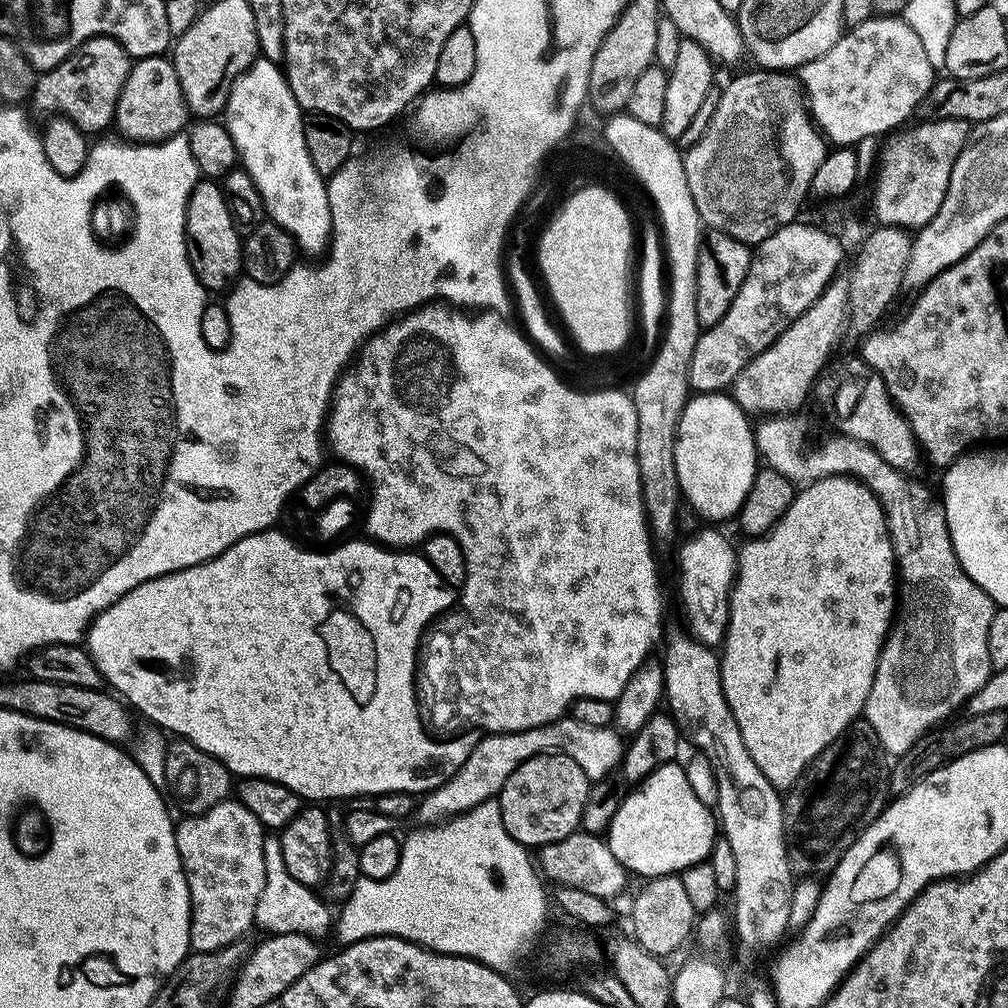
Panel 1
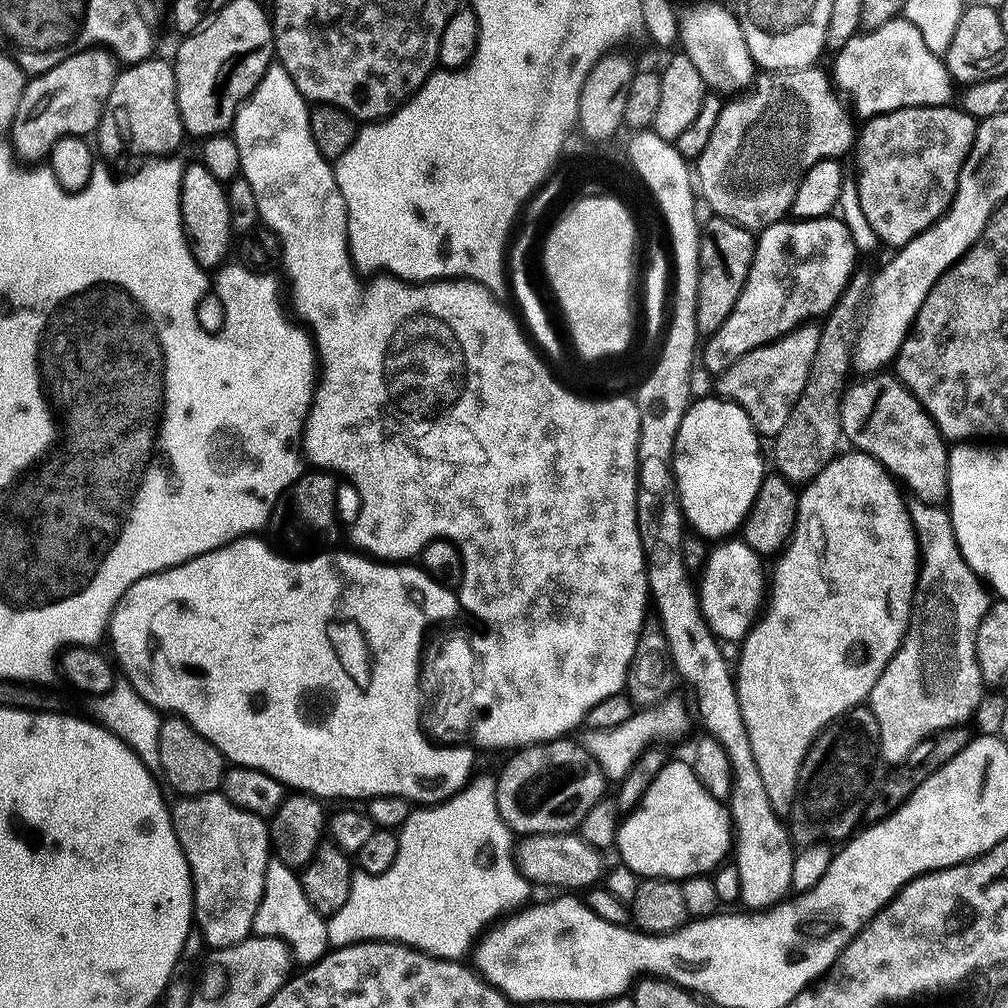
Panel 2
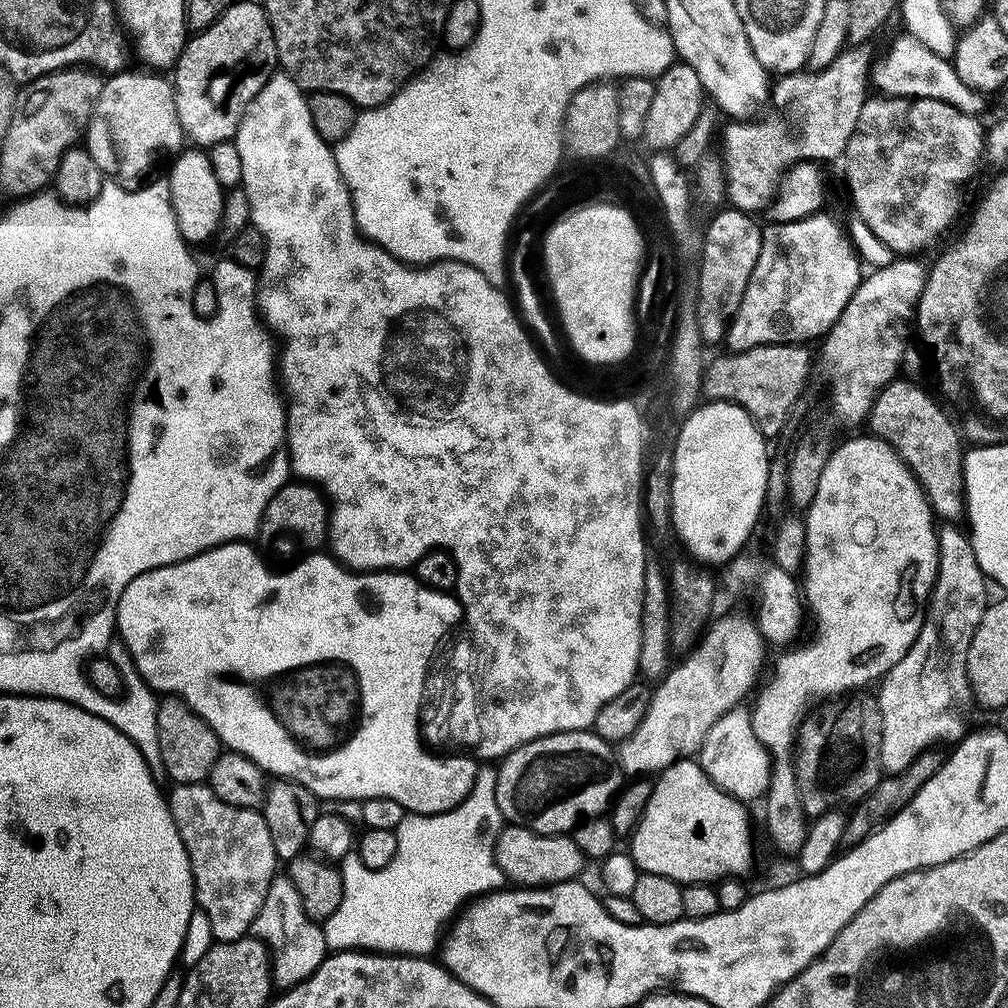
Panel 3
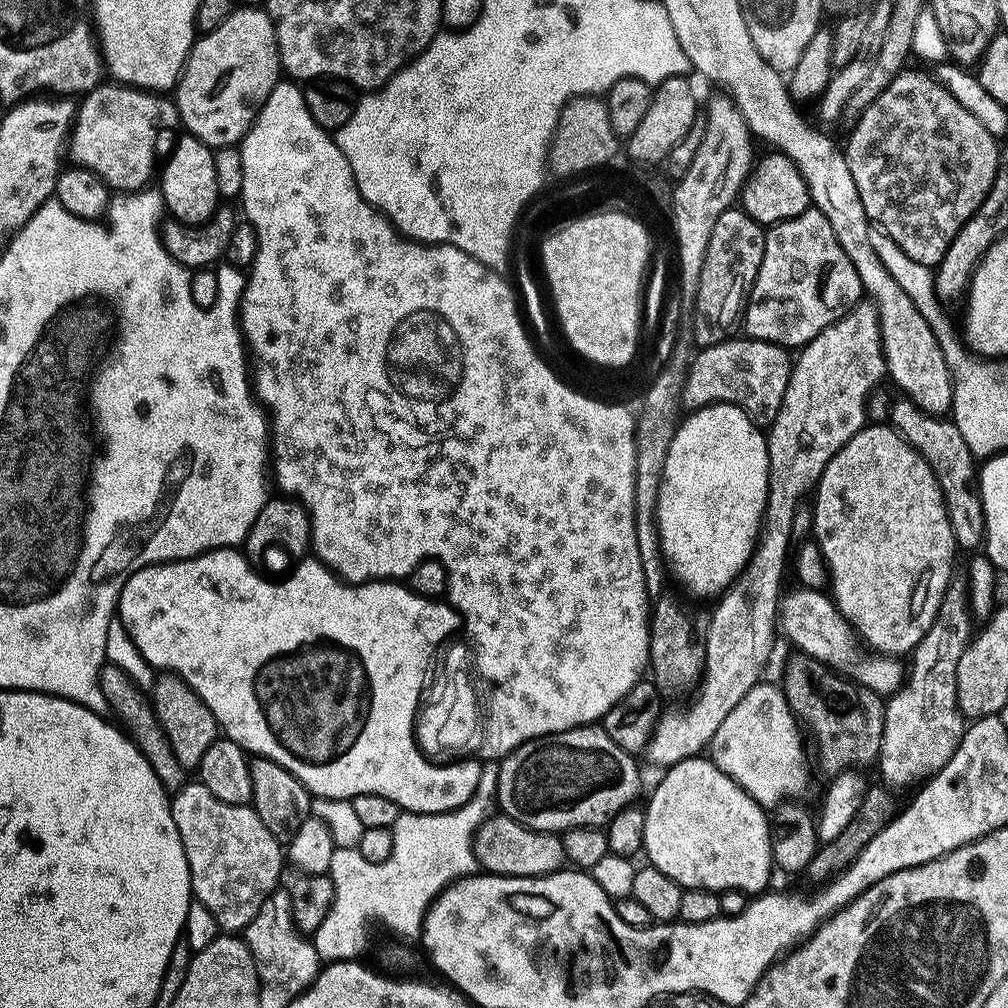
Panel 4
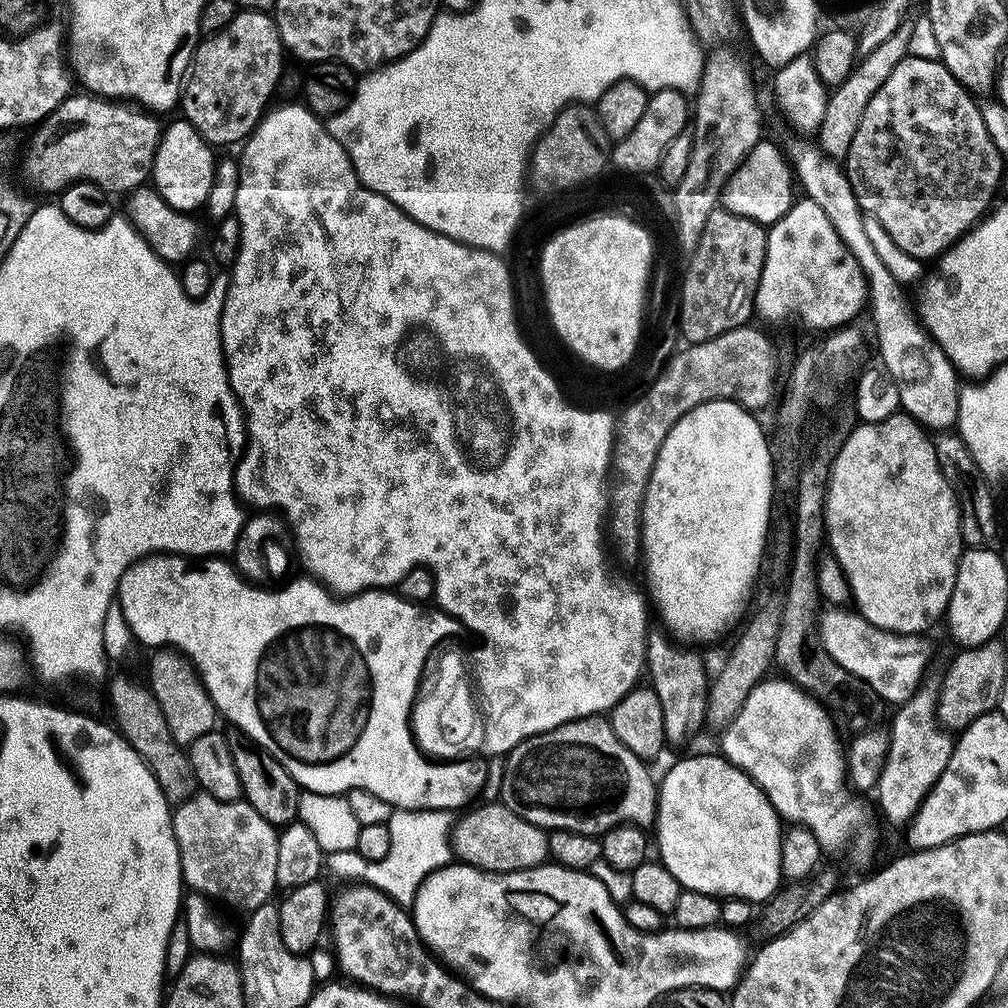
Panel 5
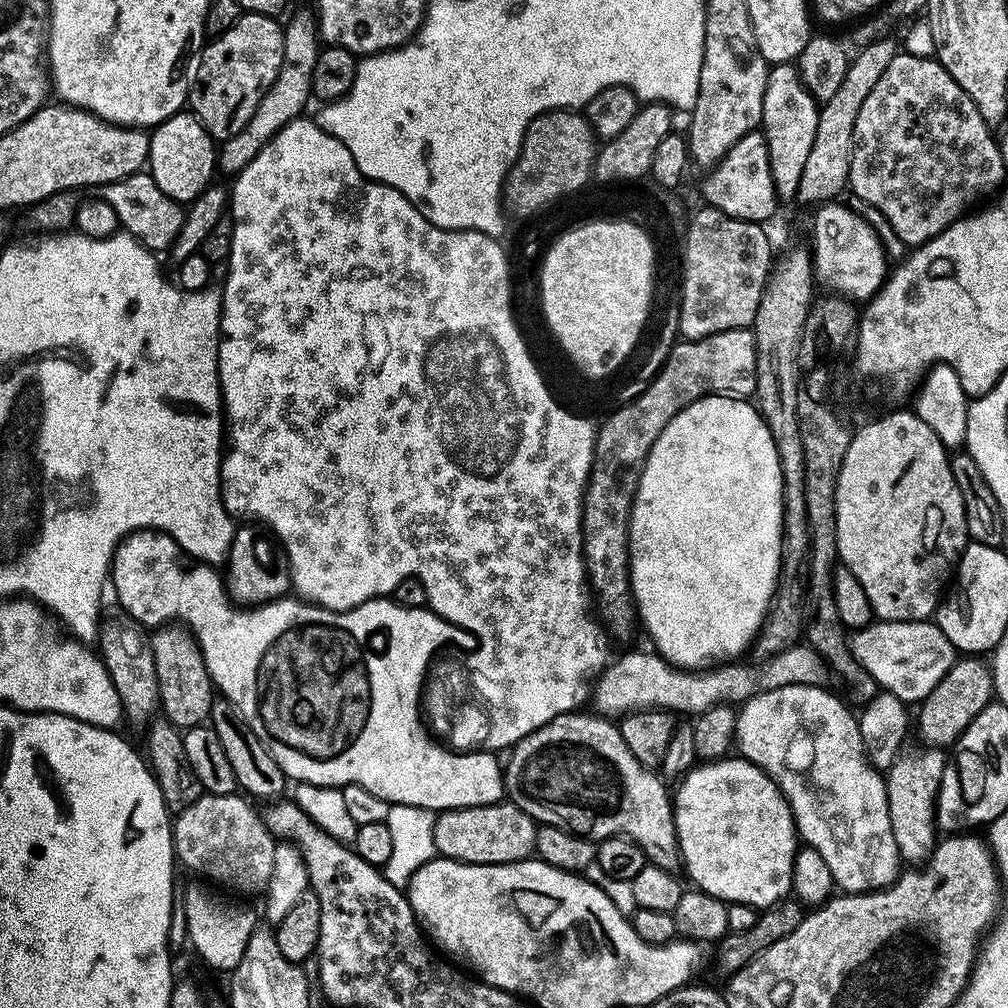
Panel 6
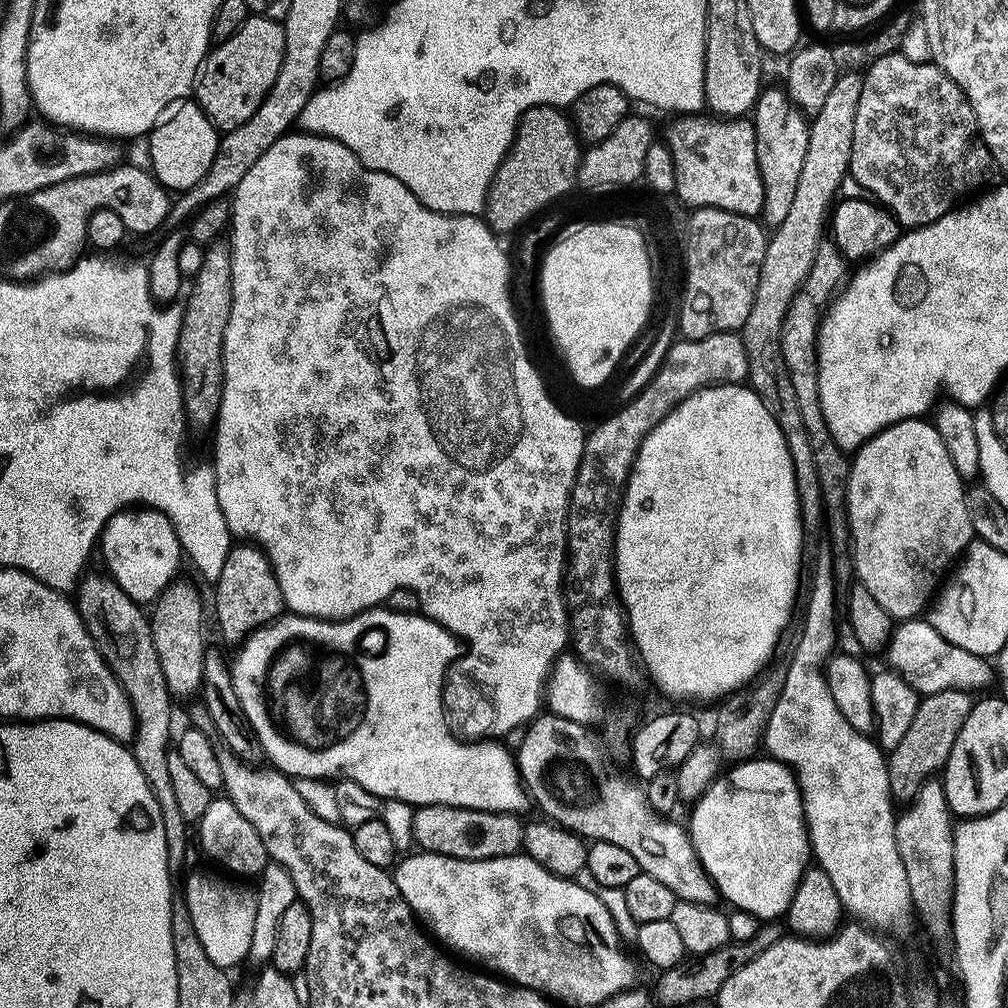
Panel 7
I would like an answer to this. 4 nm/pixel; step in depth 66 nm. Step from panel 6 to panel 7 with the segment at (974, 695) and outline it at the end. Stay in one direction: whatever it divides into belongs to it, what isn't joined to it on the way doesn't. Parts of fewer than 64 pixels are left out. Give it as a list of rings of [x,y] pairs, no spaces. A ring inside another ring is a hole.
[[[955,688],[942,694],[925,696],[920,701],[920,709],[911,723],[910,730],[902,744],[890,753],[888,773],[892,795],[897,801],[911,802],[922,790],[927,780],[939,777],[948,767],[948,759],[954,750],[954,742],[958,742],[958,734],[962,726],[970,718],[974,707],[974,696],[970,692],[962,692]]]

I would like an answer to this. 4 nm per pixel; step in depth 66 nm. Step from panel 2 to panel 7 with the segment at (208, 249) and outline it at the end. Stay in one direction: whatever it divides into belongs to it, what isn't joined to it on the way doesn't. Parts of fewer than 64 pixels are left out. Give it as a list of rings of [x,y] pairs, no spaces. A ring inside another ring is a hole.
[[[181,103],[157,127],[156,131],[151,133],[152,164],[150,163],[150,171],[152,175],[156,177],[156,181],[161,186],[168,189],[169,193],[187,194],[194,191],[206,178],[206,174],[210,174],[210,166],[214,166],[220,137],[221,133],[213,126],[199,104]]]

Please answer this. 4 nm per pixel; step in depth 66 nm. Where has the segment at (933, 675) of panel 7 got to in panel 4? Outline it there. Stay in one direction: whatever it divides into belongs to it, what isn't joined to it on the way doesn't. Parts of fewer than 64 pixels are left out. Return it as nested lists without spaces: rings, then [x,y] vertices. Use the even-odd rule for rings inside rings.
[[[801,587],[800,592],[789,591],[783,597],[778,615],[778,624],[786,635],[792,639],[793,649],[803,655],[820,661],[829,669],[851,678],[855,683],[874,690],[878,695],[890,698],[904,684],[906,668],[897,657],[867,654],[860,656],[856,649],[858,637],[855,628],[840,613],[836,601],[824,592],[812,592],[809,588]]]

